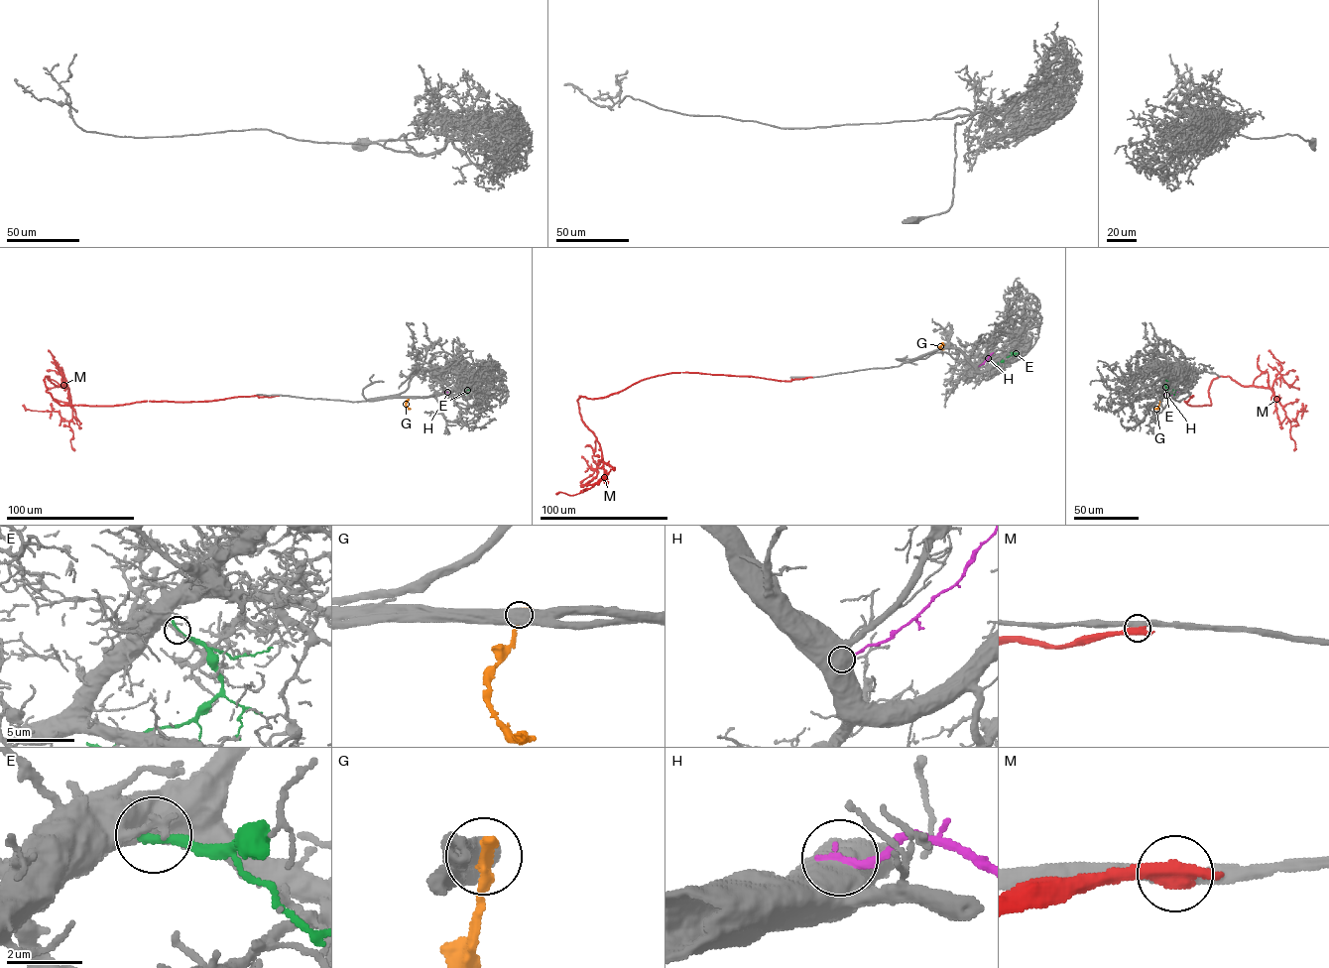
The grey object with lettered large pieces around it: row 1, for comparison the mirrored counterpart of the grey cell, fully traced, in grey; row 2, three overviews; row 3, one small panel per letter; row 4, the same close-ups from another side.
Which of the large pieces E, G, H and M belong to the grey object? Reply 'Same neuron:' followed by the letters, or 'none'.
Same neuron: none

